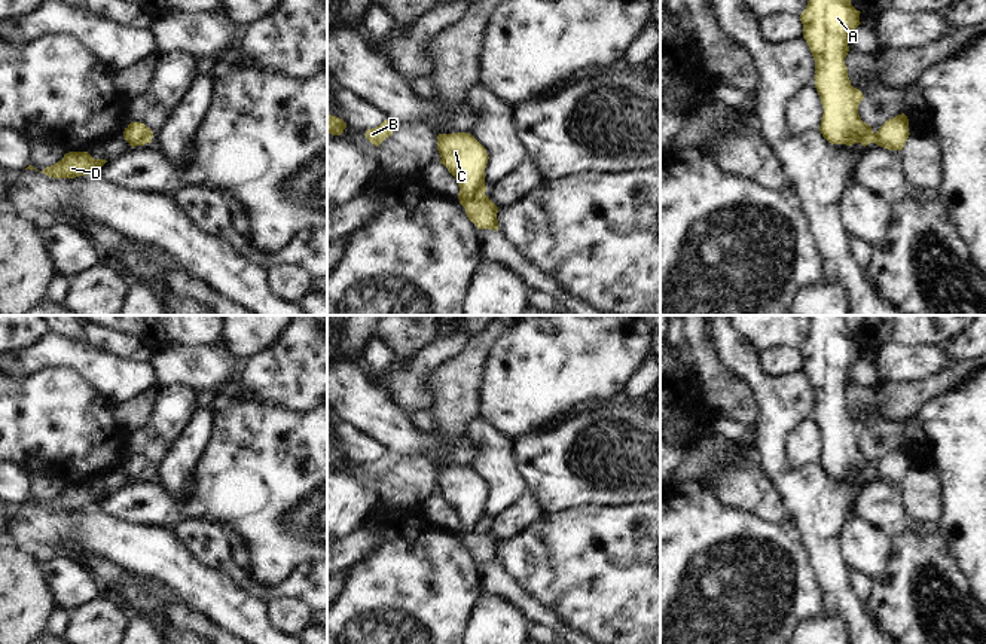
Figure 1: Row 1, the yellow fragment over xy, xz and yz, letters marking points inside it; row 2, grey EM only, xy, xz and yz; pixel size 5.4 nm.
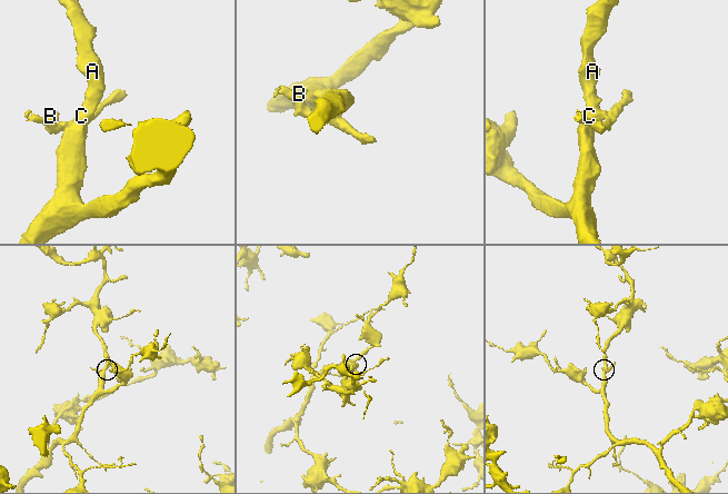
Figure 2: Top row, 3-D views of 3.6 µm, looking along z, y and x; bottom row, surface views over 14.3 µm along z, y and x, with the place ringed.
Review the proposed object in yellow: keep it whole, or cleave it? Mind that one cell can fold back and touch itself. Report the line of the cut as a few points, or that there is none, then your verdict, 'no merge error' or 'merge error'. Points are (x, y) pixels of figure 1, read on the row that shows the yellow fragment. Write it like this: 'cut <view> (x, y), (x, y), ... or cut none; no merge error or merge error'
cut xz (484, 194), (460, 200); merge error

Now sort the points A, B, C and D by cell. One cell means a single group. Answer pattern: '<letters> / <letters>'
A C / B D

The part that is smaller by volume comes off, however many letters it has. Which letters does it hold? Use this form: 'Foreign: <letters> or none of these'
Foreign: B, D

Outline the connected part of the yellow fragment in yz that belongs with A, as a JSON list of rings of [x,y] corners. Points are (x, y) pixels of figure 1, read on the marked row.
[[[809,0],[800,21],[803,24],[803,39],[815,59],[815,88],[824,109],[819,126],[822,137],[831,144],[852,146],[861,143],[866,147],[871,143],[874,132],[858,115],[858,106],[864,95],[851,85],[845,64],[849,52],[849,36],[861,24],[860,13],[851,4],[851,0]]]

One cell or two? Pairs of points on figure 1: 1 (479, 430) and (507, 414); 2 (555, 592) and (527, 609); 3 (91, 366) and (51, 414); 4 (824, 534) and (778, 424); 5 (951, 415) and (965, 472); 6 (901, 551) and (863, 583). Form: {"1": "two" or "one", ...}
{"1": "two", "2": "two", "3": "two", "4": "one", "5": "one", "6": "two"}

